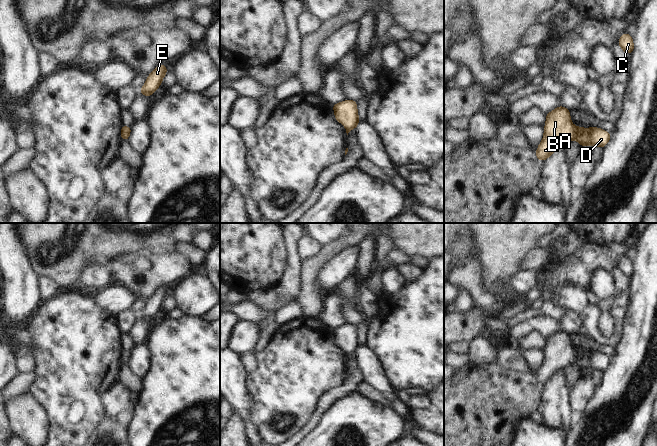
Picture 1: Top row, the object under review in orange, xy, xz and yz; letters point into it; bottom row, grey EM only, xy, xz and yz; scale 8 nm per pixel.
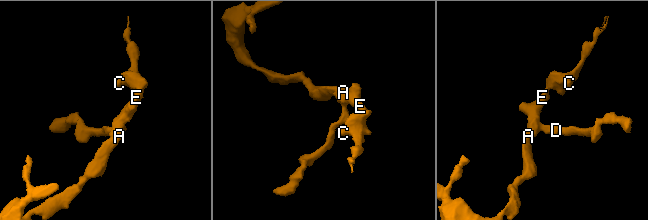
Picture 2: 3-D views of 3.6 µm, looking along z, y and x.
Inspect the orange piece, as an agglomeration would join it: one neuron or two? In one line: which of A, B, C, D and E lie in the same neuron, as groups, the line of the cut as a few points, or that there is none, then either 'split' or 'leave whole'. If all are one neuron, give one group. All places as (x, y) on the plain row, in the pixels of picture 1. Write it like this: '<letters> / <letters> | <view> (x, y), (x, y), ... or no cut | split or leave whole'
A B C D E | no cut | leave whole

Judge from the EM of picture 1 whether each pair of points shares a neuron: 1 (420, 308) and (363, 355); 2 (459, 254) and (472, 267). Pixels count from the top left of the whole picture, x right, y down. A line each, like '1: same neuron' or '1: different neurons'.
1: different neurons
2: different neurons

